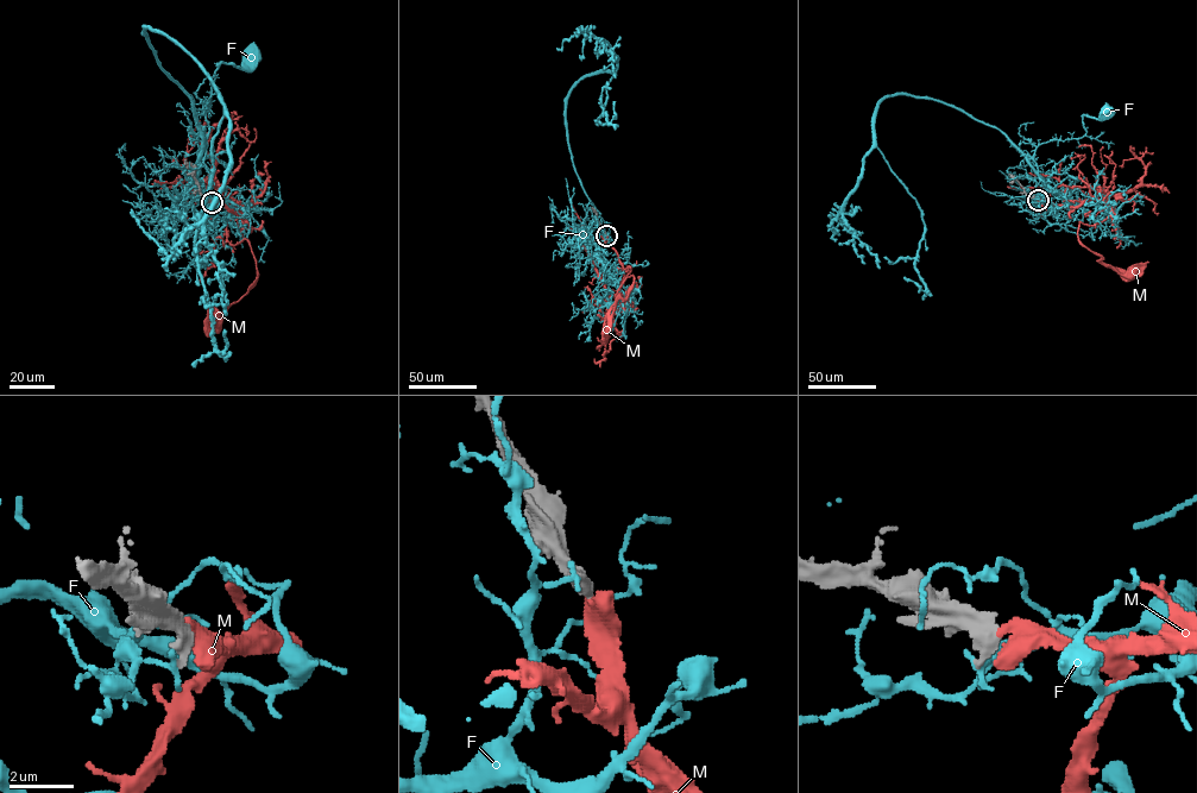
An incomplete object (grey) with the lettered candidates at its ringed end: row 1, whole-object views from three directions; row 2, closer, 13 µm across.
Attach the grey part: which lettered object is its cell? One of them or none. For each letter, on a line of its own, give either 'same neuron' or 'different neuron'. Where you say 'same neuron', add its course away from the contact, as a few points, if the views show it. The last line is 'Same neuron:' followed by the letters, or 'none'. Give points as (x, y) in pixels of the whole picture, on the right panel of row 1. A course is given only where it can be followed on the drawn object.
F: different neuron
M: same neuron; course (1039, 200), (1110, 202), (1112, 215), (1079, 222), (1078, 240), (1132, 274)
Same neuron: M

